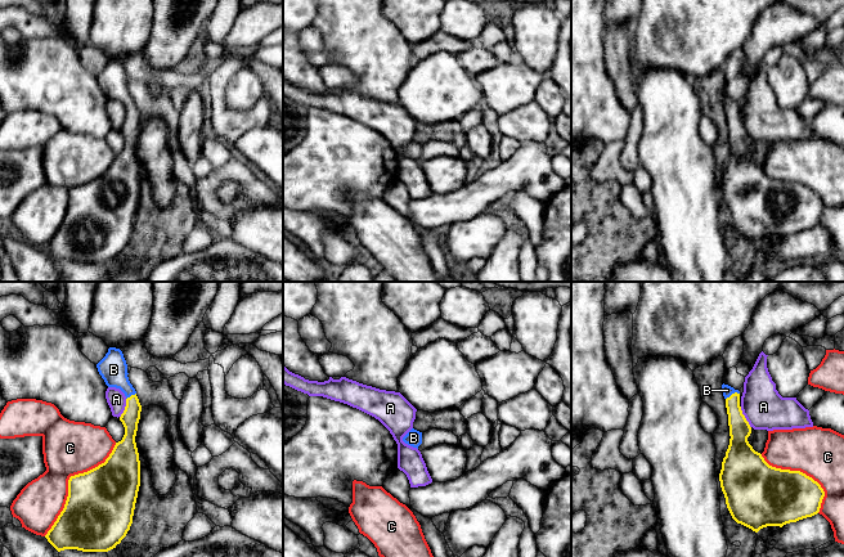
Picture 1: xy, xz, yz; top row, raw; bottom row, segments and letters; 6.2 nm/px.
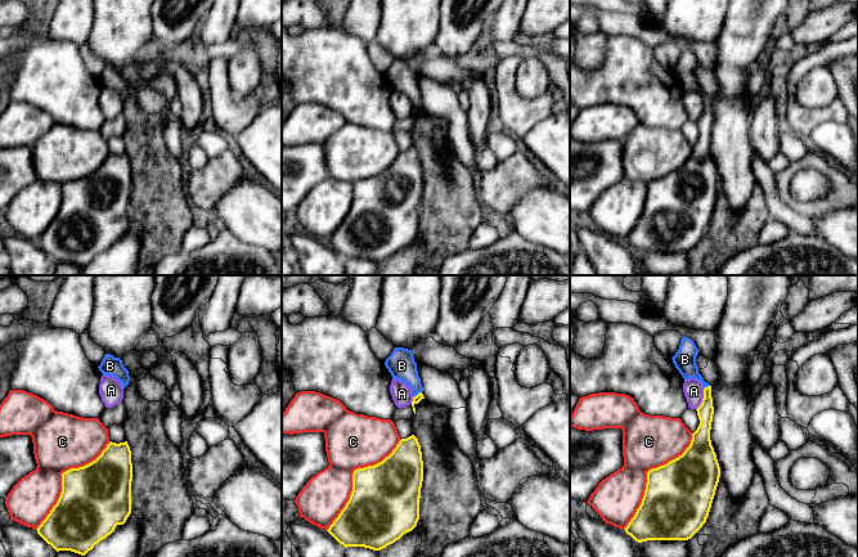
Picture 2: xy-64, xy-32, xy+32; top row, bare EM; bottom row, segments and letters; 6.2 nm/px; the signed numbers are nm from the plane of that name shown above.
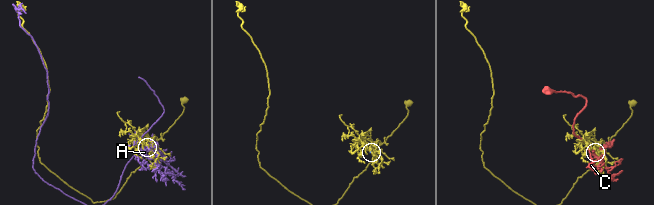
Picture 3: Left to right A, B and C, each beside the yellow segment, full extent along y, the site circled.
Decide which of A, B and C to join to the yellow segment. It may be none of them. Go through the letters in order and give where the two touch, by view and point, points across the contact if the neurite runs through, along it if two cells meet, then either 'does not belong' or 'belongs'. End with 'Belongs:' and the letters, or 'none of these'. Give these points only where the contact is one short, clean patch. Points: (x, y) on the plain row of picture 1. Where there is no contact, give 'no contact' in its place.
A: meets yellow in yz at (744, 129); does not belong
B: meets yellow in yz at (732, 106); runs through yz (740, 142), (732, 117), (732, 106), (727, 102); belongs
C: meets yellow in xy at (68, 192); does not belong
Belongs: B

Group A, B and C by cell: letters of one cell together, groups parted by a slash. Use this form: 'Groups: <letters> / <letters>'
Groups: A / B / C

